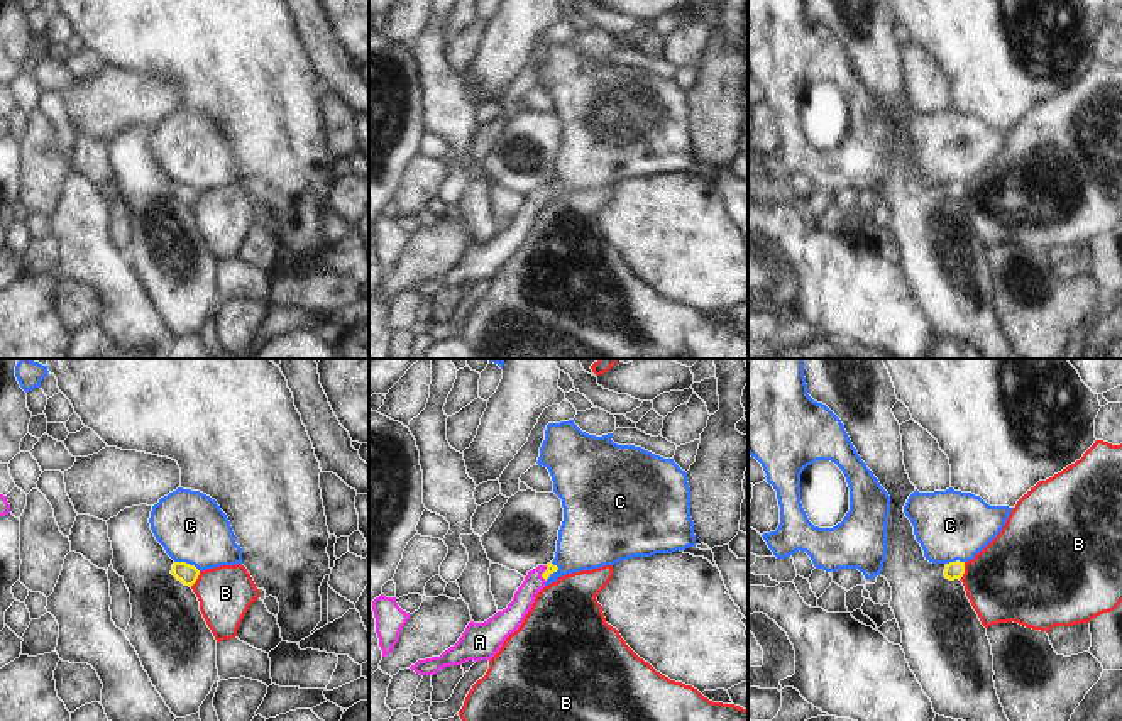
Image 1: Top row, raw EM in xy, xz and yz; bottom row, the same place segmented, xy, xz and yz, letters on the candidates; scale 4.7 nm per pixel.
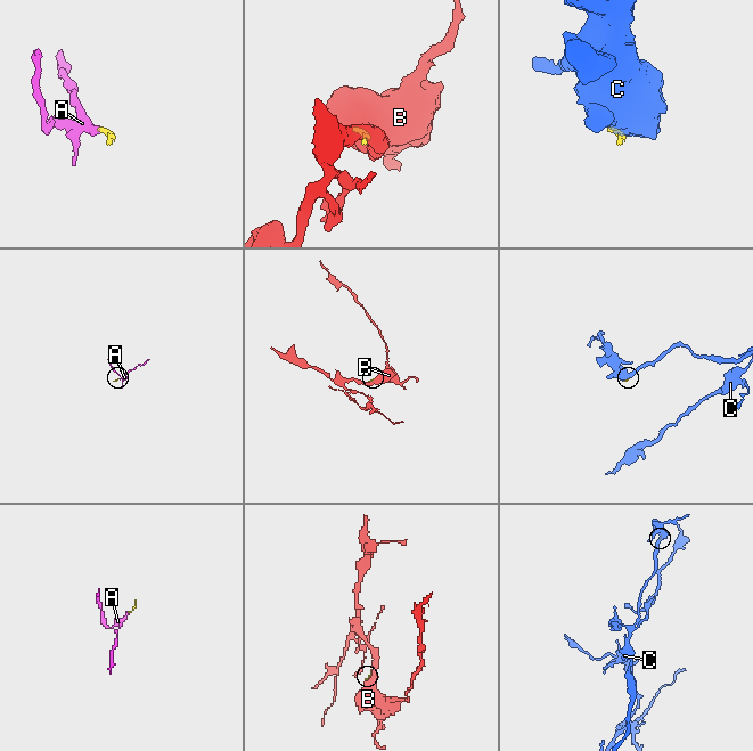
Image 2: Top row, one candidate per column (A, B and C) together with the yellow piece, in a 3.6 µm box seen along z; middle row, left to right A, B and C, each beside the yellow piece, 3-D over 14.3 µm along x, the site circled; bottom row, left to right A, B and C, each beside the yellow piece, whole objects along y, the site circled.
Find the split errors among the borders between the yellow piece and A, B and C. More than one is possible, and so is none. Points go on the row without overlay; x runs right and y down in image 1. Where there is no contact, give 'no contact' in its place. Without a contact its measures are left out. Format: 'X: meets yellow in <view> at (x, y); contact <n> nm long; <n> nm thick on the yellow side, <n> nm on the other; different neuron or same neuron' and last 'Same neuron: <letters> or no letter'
A: meets yellow in xz at (542, 195); contact 80 nm long; 50 nm thick on the yellow side, 100 nm on the other; same neuron
B: meets yellow in yz at (963, 192); contact 90 nm long; 80 nm thick on the yellow side, 400 nm on the other; different neuron
C: meets yellow in xy at (188, 185); contact 140 nm long; 90 nm thick on the yellow side, 320 nm on the other; different neuron
Same neuron: A

